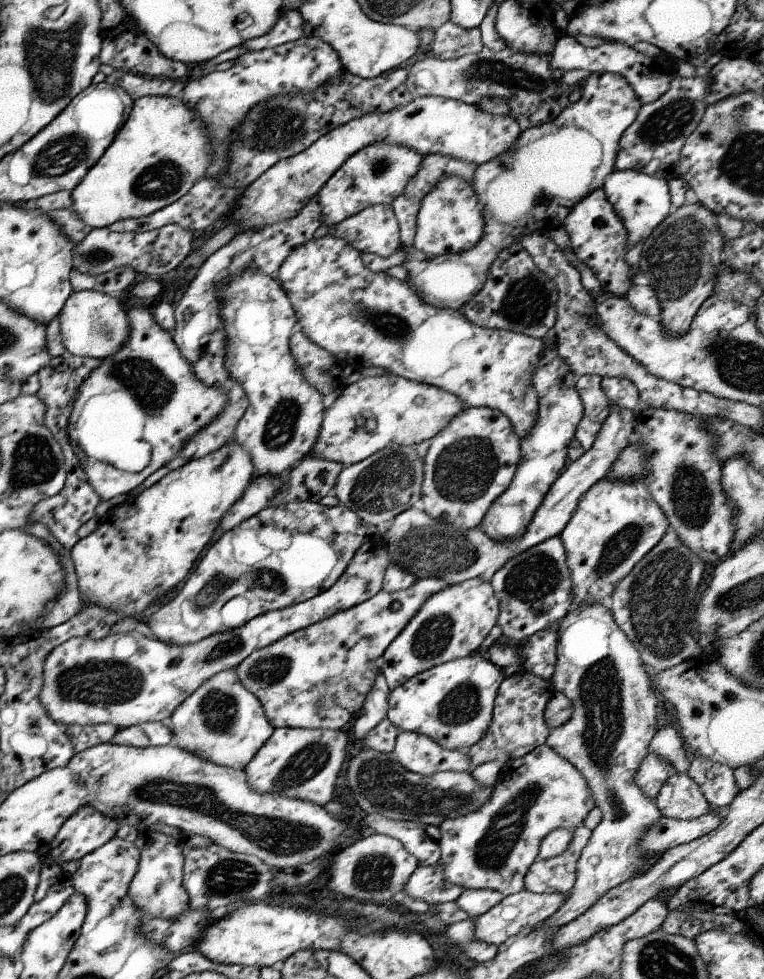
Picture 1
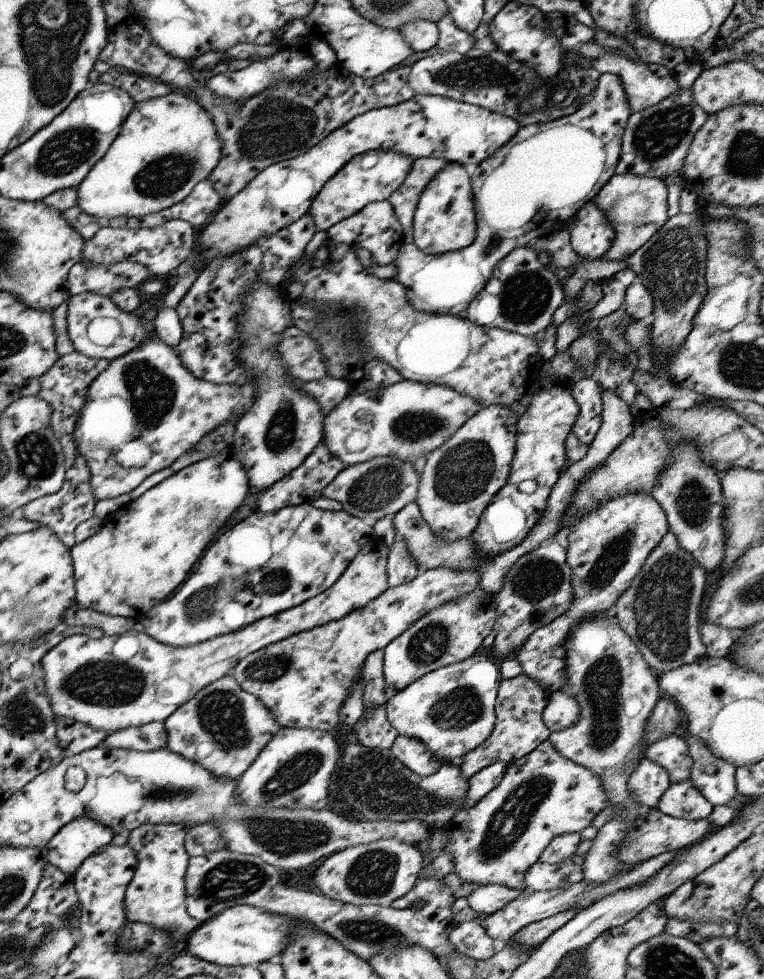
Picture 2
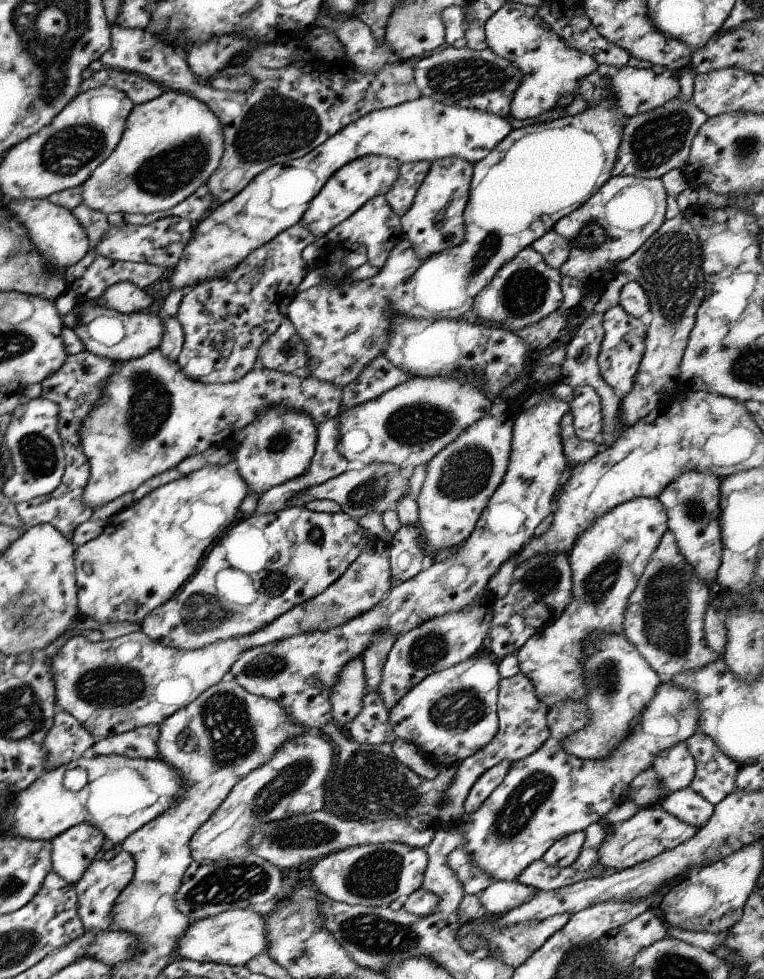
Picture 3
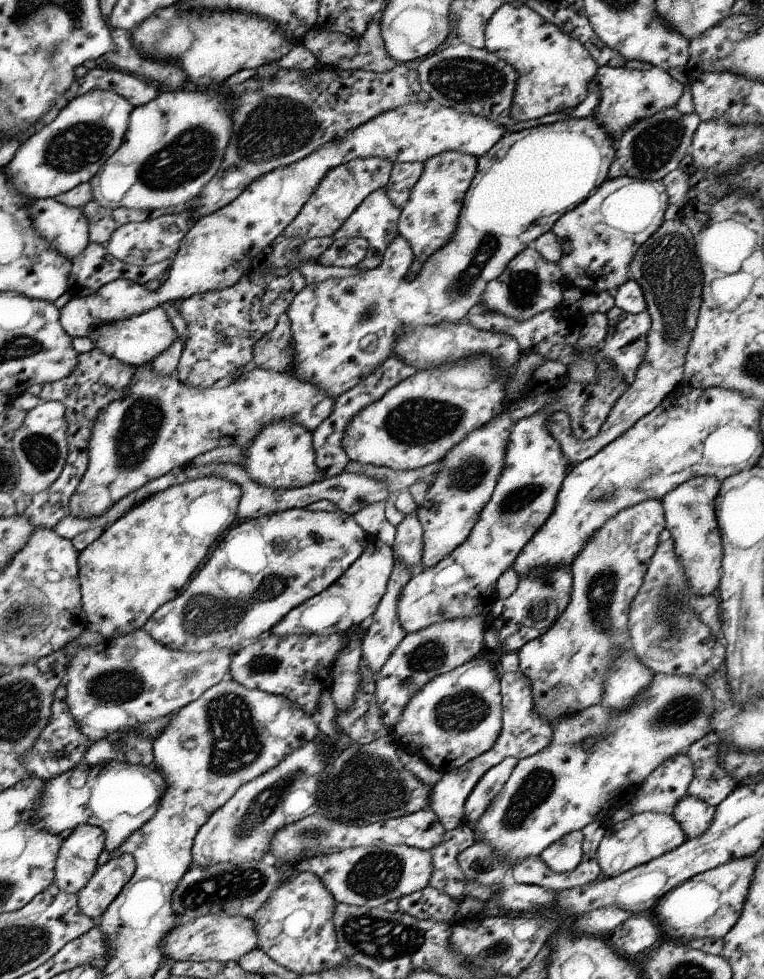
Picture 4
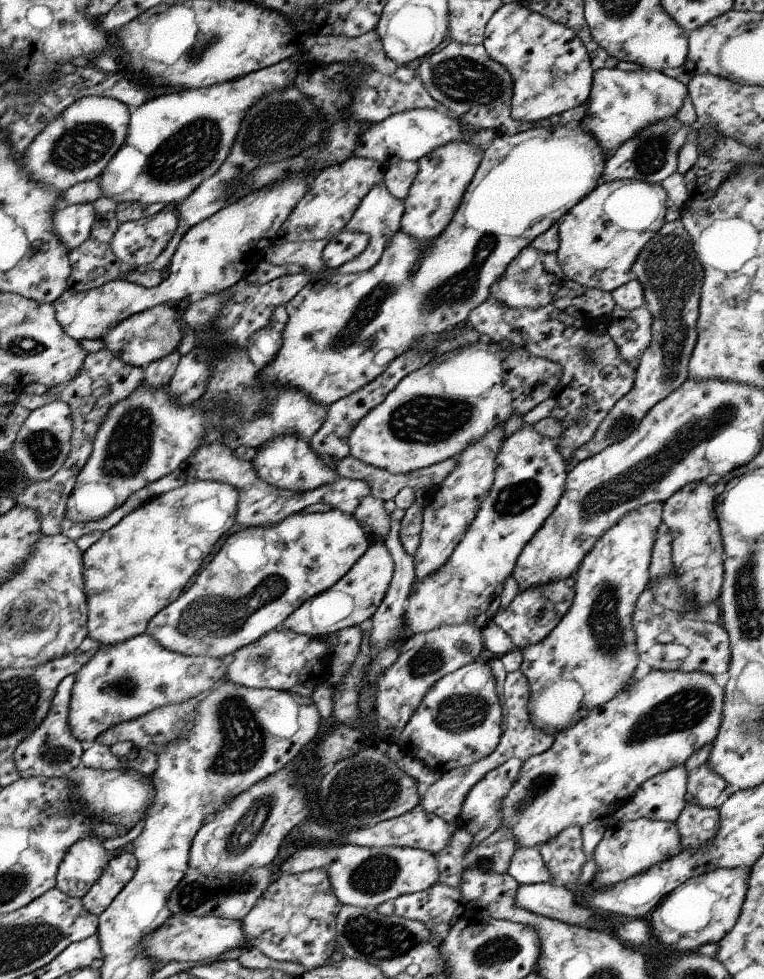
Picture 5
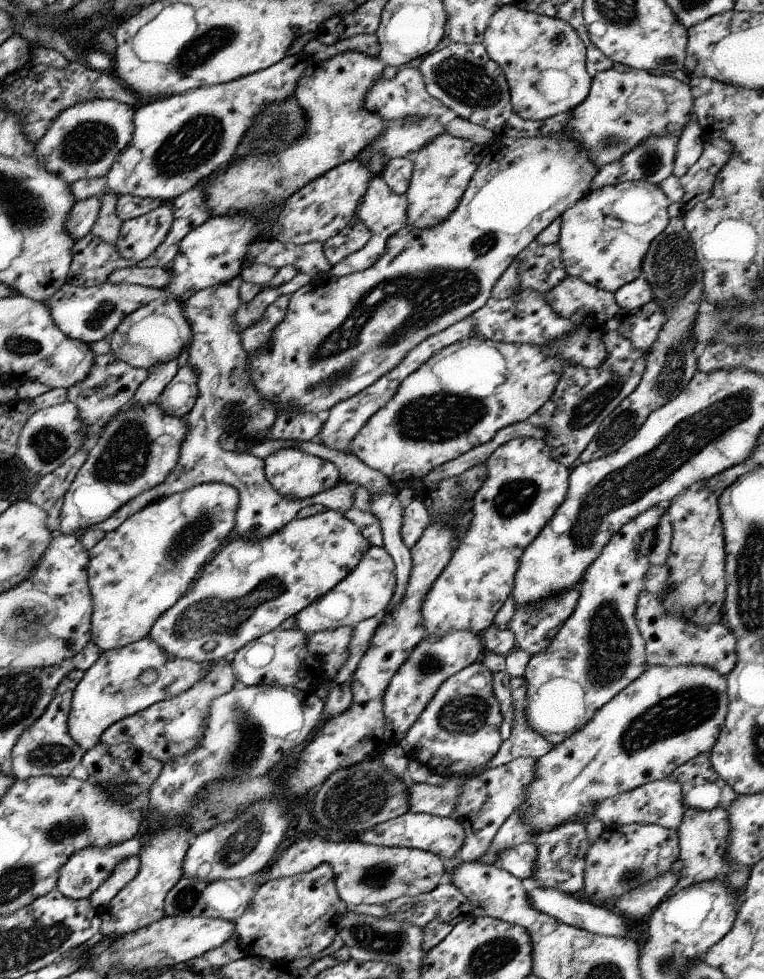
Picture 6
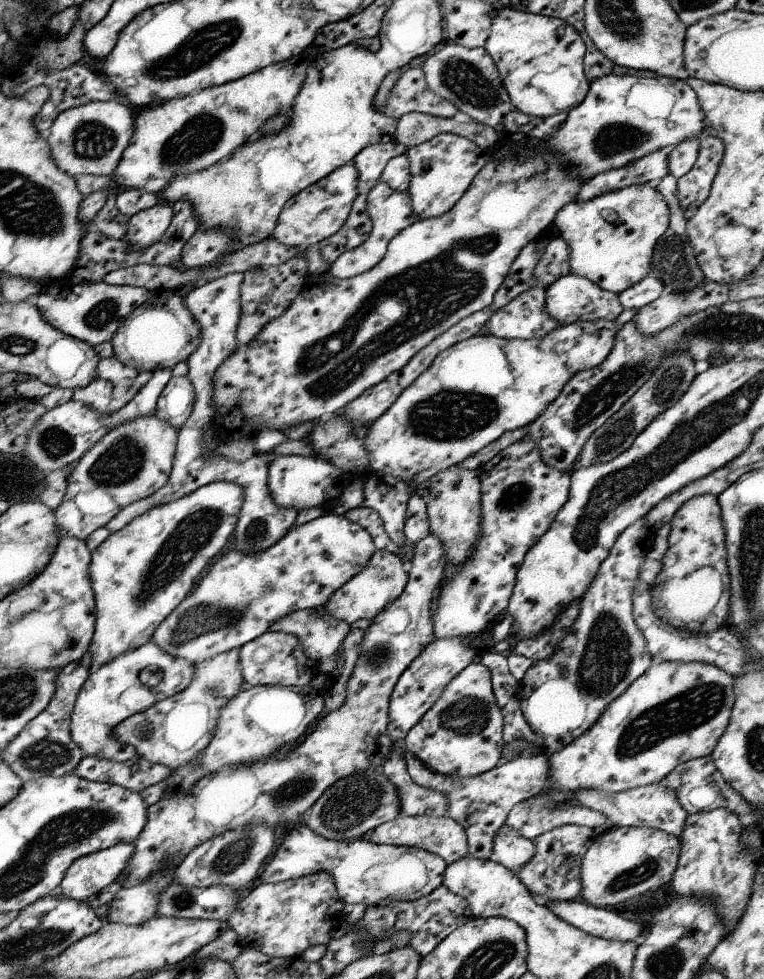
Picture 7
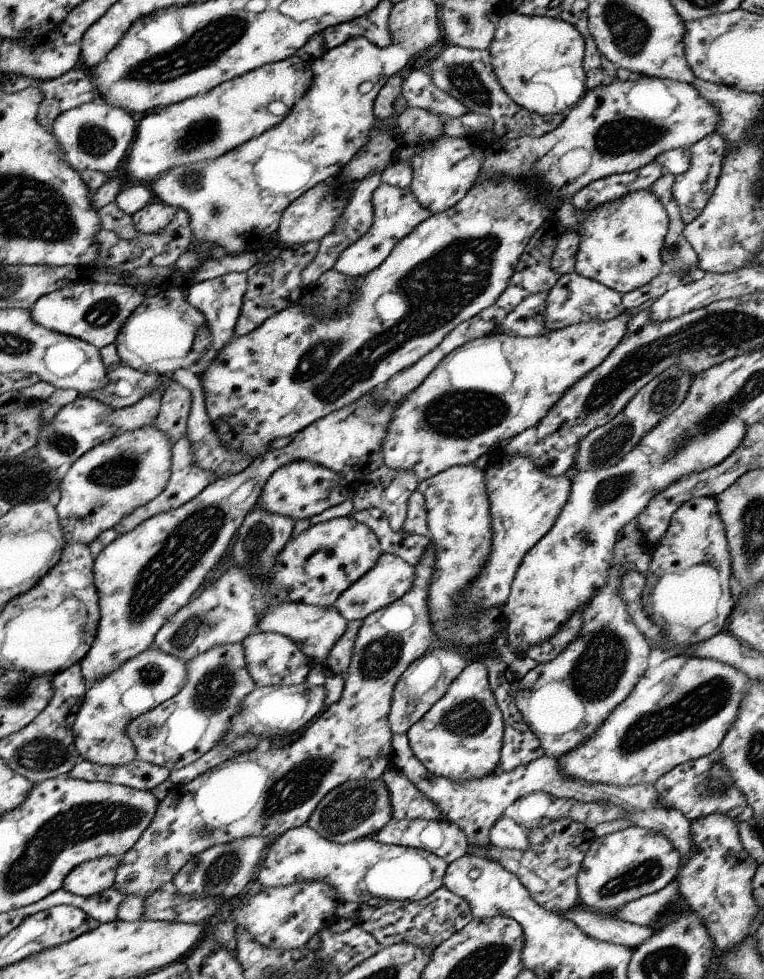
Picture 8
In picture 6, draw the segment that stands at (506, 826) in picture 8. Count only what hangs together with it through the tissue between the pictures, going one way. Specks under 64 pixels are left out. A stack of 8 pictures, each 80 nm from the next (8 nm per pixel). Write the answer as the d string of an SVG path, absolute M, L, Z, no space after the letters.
M532 841L528 843L517 843L515 846L501 849L494 858L494 865L497 868L502 868L516 876L519 880L523 878L532 878L535 870L535 860L537 856L537 850L535 844Z

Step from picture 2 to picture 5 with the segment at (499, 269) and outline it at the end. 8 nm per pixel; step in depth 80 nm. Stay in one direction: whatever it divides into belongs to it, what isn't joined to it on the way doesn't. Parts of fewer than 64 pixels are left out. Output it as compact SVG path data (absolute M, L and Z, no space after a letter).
M527 245L513 260L508 262L505 272L489 287L488 292L489 297L501 301L509 308L537 308L550 302L564 280L555 251L541 252L531 245Z

